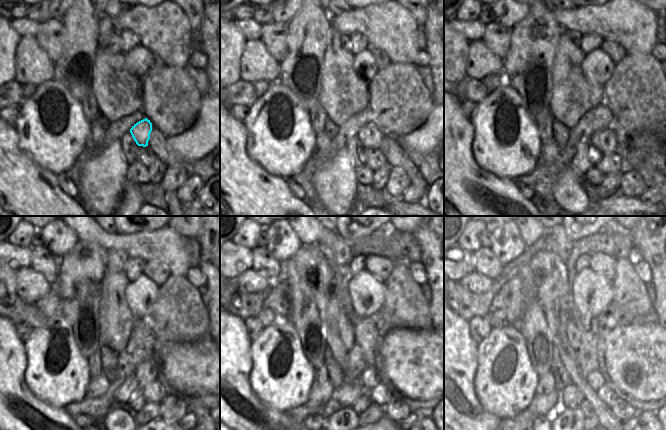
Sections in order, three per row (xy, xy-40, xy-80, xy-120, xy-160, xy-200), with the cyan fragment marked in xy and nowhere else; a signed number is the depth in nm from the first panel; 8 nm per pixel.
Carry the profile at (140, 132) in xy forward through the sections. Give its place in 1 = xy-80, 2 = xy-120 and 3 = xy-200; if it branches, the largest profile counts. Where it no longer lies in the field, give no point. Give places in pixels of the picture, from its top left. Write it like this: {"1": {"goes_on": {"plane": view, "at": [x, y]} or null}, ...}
{"1": {"goes_on": {"plane": "xy-80", "at": [601, 142]}}, "2": {"goes_on": {"plane": "xy-120", "at": [147, 371]}}, "3": {"goes_on": {"plane": "xy-200", "at": [596, 380]}}}

